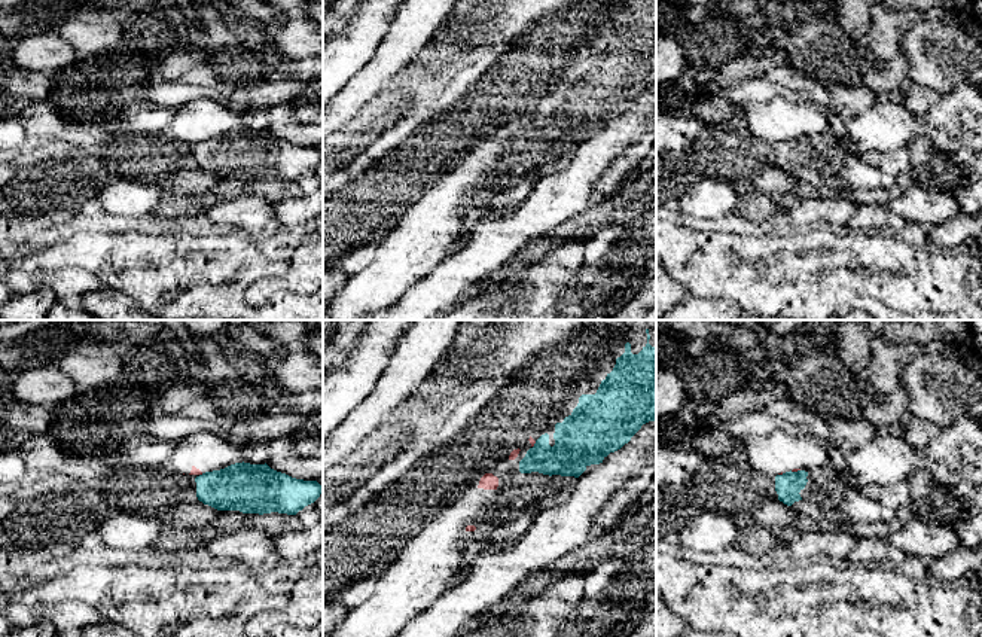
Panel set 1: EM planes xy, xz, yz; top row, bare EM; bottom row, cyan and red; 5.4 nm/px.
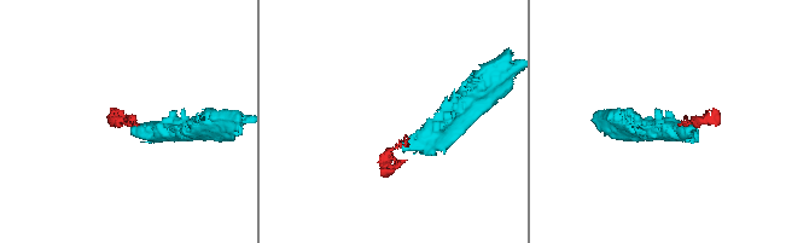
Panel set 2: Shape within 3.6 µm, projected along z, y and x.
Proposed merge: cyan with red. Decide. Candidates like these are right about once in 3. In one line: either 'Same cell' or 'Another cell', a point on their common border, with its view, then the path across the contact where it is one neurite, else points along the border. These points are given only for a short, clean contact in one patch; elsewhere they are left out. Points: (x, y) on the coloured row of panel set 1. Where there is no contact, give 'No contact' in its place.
Another cell. Touches cyan at yz (795, 472). Boundary: yz (799, 469), (790, 471)

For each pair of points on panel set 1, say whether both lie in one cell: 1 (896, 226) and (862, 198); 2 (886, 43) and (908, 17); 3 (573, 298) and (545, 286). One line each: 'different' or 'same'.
1: different
2: same
3: different

